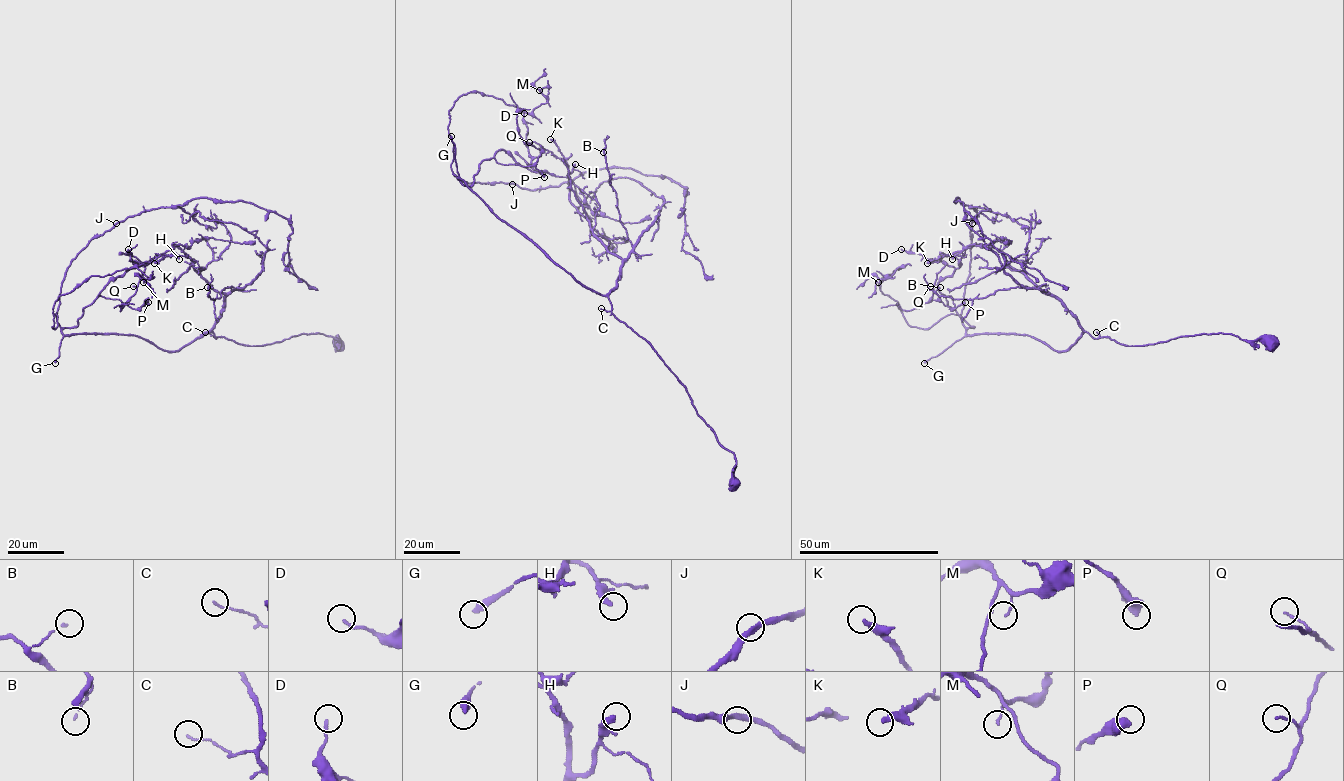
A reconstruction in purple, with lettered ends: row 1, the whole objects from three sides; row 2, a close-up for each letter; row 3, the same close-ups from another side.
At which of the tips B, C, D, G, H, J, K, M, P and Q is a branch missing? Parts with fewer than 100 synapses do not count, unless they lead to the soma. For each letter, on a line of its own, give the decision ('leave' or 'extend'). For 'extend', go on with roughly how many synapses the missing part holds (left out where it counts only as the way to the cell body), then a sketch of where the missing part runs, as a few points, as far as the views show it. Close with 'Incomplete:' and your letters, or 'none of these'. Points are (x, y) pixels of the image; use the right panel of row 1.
B: leave
C: leave
D: leave
G: extend; about 120 synapses
H: leave
J: leave
K: leave
M: leave
P: leave
Q: leave
Incomplete: G

